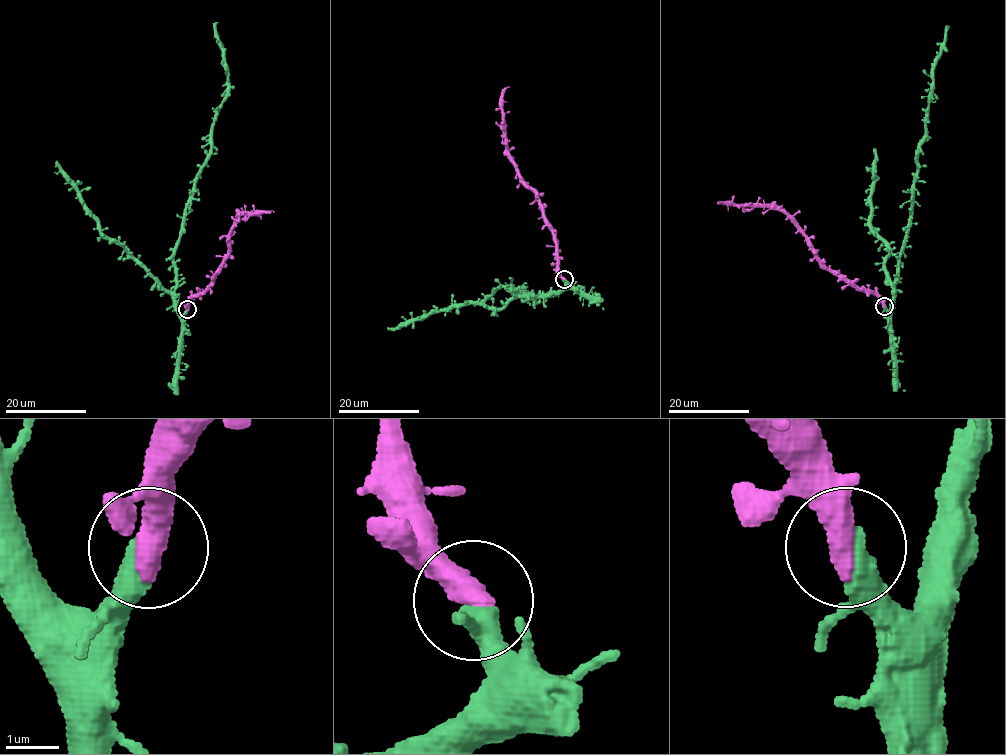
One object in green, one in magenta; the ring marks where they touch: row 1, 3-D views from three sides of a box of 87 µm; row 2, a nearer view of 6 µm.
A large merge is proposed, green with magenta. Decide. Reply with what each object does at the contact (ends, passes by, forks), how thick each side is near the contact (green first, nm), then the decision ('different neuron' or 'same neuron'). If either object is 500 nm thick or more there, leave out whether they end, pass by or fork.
500 nm thick on the green side, 550 nm on the other; same neuron

